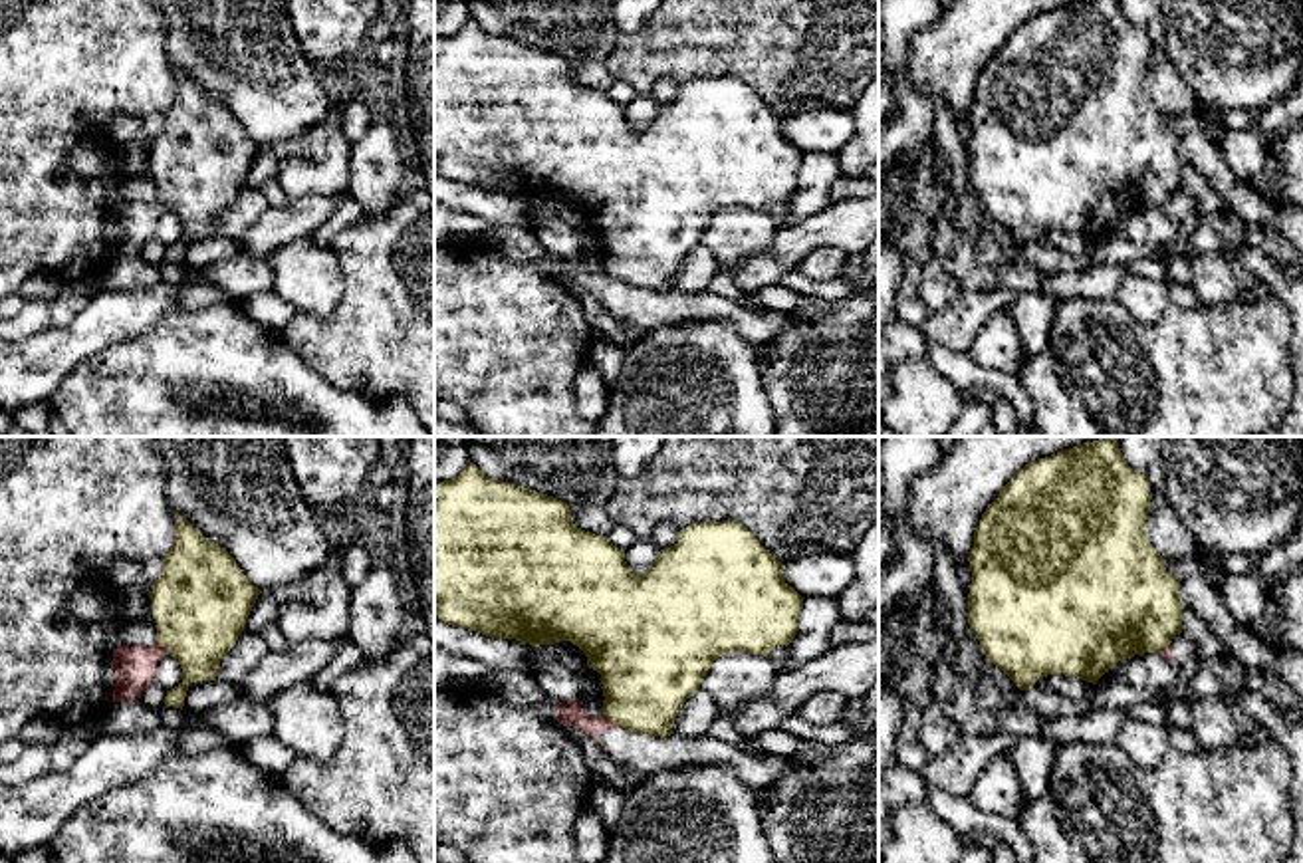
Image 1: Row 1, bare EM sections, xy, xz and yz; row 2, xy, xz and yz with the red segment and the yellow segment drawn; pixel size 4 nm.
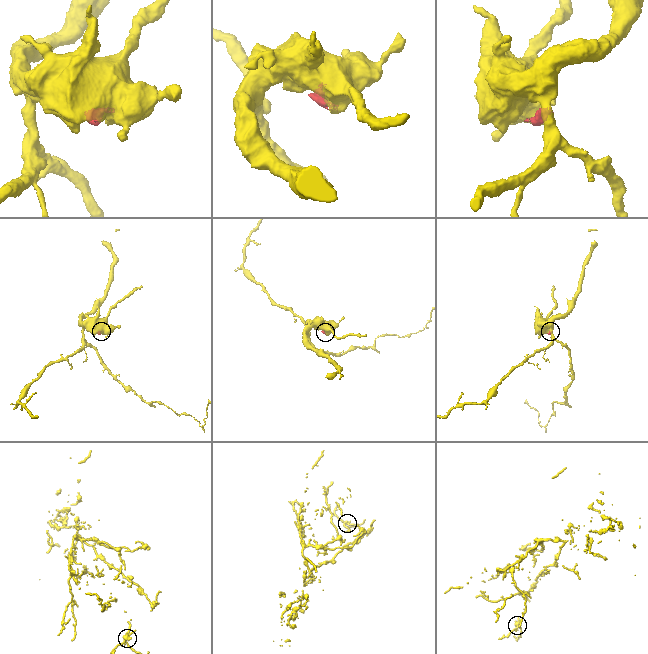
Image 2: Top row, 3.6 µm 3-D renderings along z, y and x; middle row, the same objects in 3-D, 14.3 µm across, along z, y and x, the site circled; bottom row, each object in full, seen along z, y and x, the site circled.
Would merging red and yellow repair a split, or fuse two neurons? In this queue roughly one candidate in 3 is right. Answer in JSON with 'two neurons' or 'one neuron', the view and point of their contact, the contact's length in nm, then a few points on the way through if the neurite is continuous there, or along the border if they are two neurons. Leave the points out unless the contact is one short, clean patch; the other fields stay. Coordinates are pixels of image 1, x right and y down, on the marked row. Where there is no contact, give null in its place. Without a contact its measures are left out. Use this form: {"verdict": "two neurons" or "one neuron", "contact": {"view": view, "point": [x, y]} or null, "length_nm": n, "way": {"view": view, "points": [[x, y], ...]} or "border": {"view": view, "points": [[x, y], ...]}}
{"verdict": "two neurons", "contact": {"view": "xz", "point": [611, 723]}, "length_nm": 100, "border": {"view": "xz", "points": [[603, 715], [623, 727]]}}

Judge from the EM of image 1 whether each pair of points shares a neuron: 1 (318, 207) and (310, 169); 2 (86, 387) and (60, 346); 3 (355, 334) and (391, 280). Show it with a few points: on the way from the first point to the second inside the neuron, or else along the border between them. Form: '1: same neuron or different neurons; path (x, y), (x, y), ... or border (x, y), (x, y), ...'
1: different neurons; border (346, 193), (310, 193), (288, 201)
2: different neurons; border (96, 354), (82, 360), (66, 375), (48, 403)
3: same neuron; path (369, 320), (391, 294)

